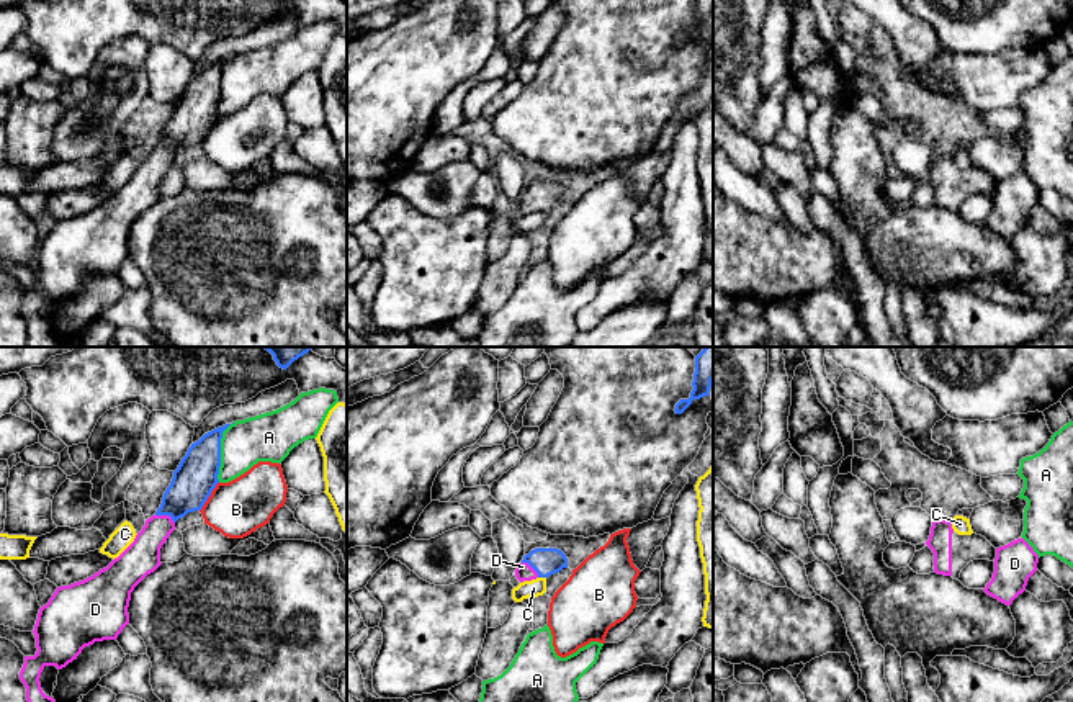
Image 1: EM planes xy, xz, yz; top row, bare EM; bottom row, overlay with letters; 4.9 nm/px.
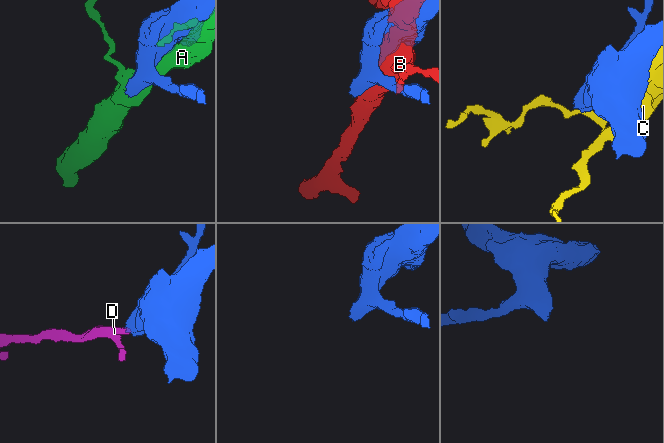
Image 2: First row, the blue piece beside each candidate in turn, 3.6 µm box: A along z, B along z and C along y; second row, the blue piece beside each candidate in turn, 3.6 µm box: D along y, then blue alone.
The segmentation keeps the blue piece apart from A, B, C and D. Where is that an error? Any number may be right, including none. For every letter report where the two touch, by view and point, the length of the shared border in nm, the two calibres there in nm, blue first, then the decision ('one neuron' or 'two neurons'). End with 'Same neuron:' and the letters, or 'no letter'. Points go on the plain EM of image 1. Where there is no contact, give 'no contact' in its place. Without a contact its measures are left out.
A: xy (219, 85) | 300 nm | 200/240 nm | two neurons
B: xy (210, 128) | 180 nm | 200/280 nm | two neurons
C: xz (542, 210) | 40 nm | 140/90 nm | two neurons
D: xy (166, 148) | 100 nm | 200/180 nm | one neuron
Same neuron: D

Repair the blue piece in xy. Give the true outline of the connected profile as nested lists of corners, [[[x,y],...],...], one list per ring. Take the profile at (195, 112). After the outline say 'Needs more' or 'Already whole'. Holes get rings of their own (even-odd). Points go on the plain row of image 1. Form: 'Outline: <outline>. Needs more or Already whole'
Outline: [[[229,59],[218,61],[191,77],[173,105],[172,116],[164,126],[160,141],[146,154],[134,175],[118,191],[83,214],[57,221],[49,236],[39,242],[33,263],[38,285],[34,290],[25,290],[25,298],[20,304],[20,313],[26,321],[26,347],[59,347],[56,334],[41,322],[39,311],[46,299],[65,301],[77,293],[85,280],[95,275],[116,273],[129,257],[128,241],[131,226],[147,208],[162,198],[160,182],[175,164],[175,155],[188,146],[201,144],[219,116],[221,72]]]. Needs more

